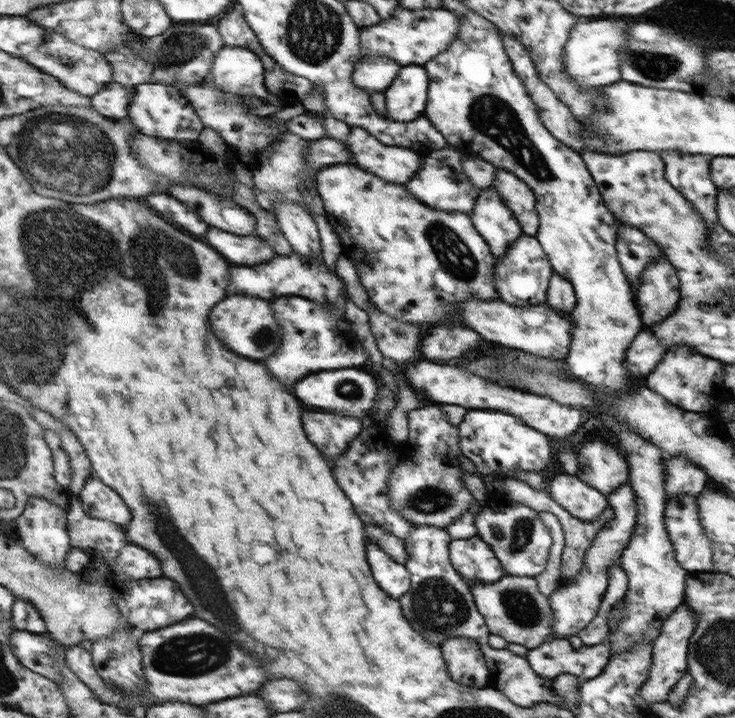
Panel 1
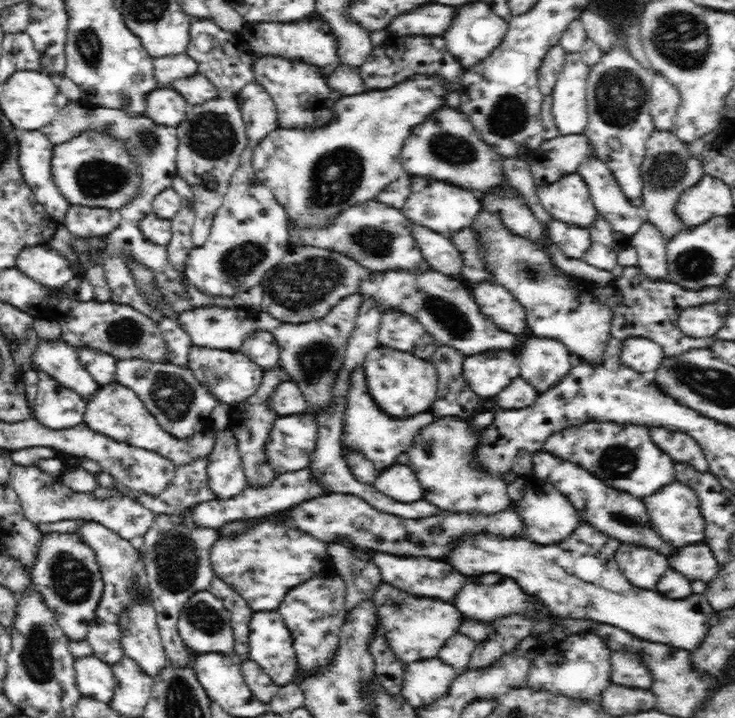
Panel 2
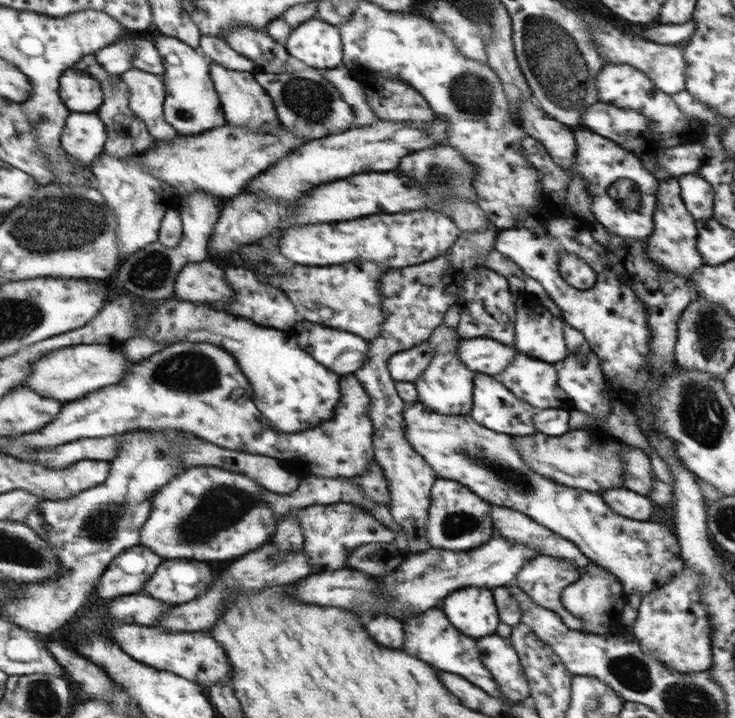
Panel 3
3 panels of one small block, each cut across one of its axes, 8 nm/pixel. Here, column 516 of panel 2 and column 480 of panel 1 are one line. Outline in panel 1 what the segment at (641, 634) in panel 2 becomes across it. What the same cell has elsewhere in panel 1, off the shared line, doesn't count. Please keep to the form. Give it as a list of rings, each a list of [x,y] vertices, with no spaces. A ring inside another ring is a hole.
[[[478,534],[466,540],[452,540],[449,559],[464,582],[492,584],[507,574],[491,546]]]

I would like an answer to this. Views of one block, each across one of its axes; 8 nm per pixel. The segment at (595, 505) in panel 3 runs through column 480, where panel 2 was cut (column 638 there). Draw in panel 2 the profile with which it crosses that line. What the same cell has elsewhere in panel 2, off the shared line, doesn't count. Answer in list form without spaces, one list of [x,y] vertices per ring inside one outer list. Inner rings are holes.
[[[584,421],[578,425],[569,425],[548,436],[543,450],[582,465],[612,488],[634,493],[642,499],[675,480],[675,461],[656,446],[647,425],[635,422],[628,424],[625,421],[620,424],[616,421]]]

